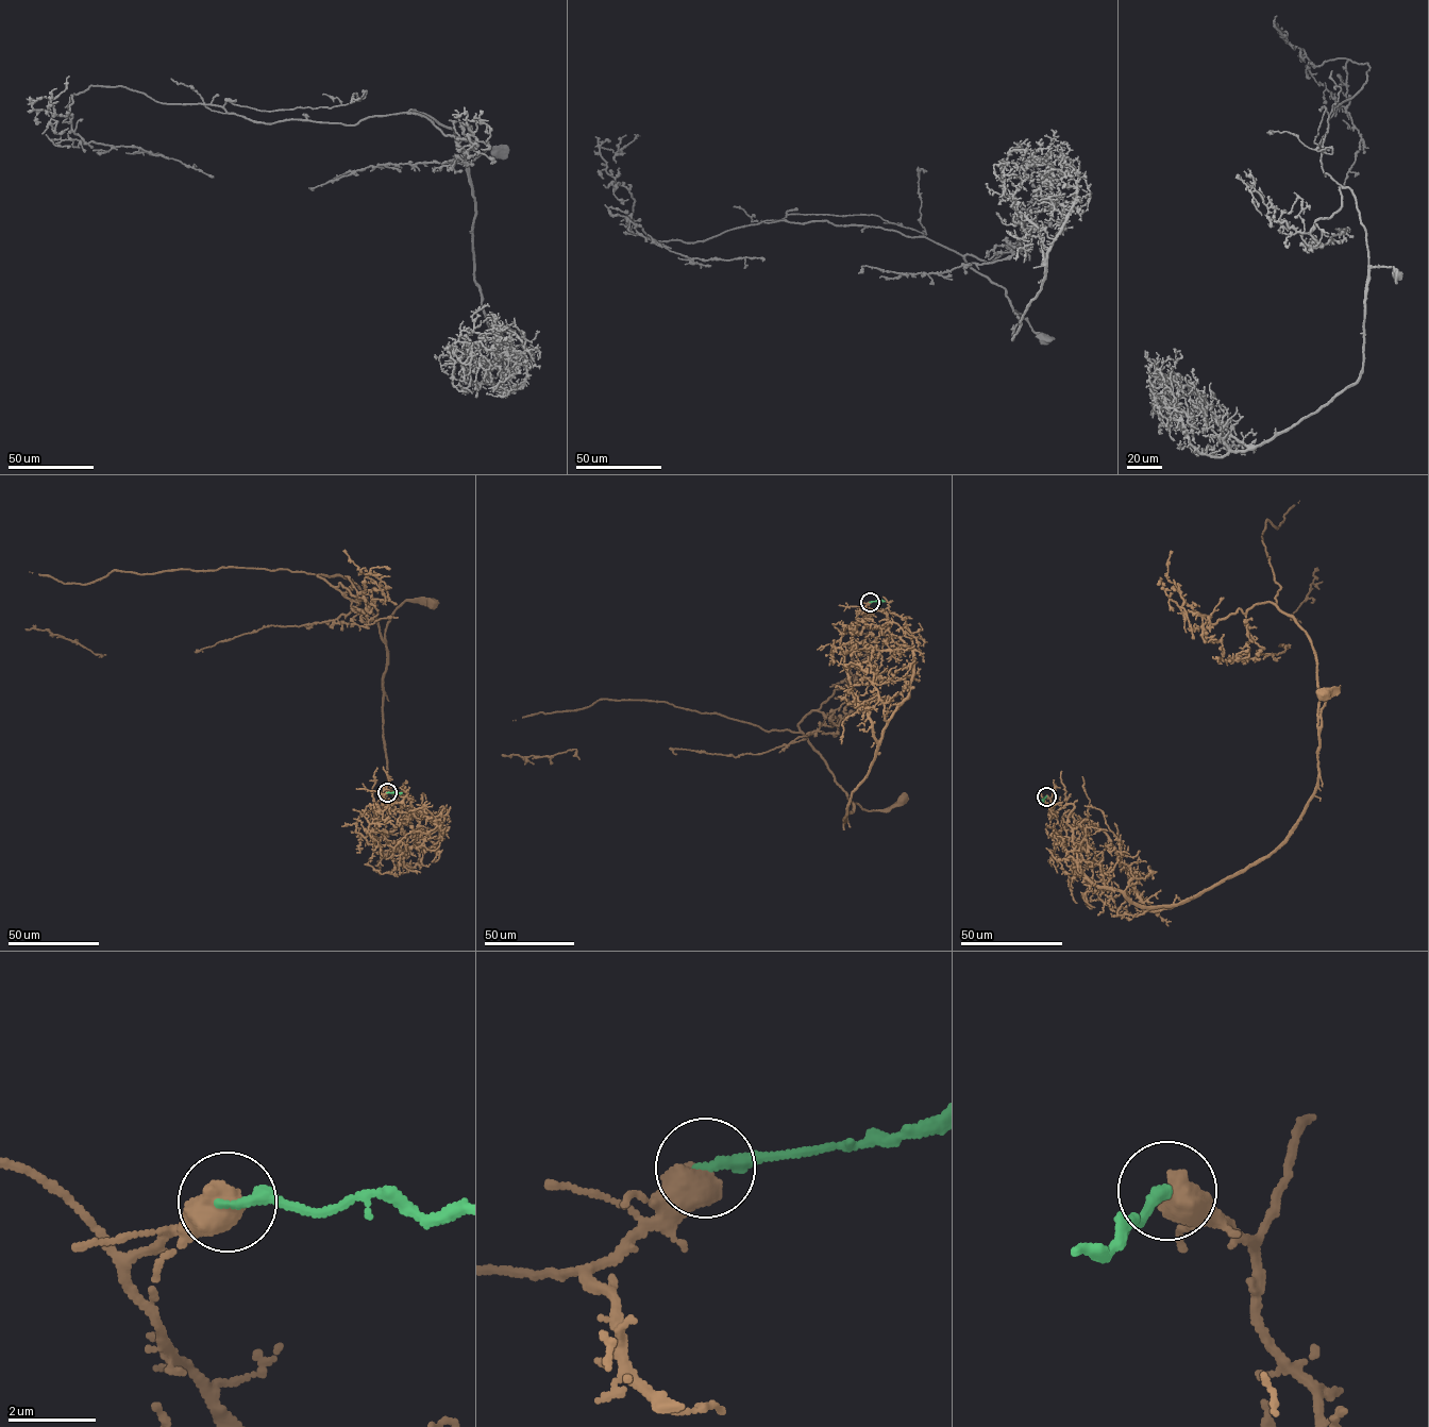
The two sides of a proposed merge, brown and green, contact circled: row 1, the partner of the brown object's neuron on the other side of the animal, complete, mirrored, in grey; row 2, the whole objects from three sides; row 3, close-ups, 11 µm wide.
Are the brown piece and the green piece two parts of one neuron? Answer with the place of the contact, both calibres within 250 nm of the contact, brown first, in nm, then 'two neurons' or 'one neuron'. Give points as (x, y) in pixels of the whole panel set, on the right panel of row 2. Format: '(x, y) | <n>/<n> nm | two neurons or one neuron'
(1046, 796) | 700/280 nm | two neurons

